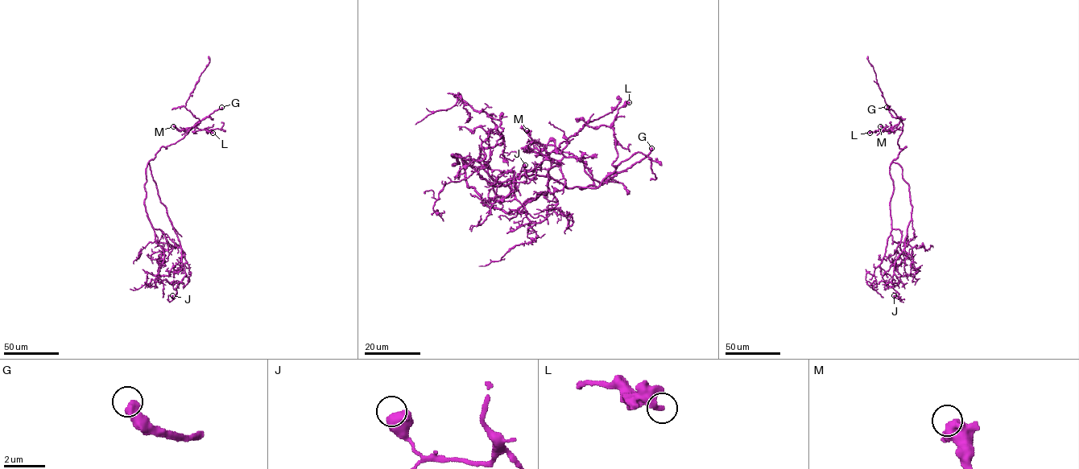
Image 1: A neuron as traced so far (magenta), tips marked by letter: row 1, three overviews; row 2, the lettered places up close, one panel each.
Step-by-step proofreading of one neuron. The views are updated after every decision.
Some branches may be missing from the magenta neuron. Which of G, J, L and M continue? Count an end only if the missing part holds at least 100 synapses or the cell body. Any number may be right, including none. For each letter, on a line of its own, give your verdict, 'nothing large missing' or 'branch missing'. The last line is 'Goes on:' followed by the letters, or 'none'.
G: branch missing
J: nothing large missing
L: nothing large missing
M: nothing large missing
Goes on: G

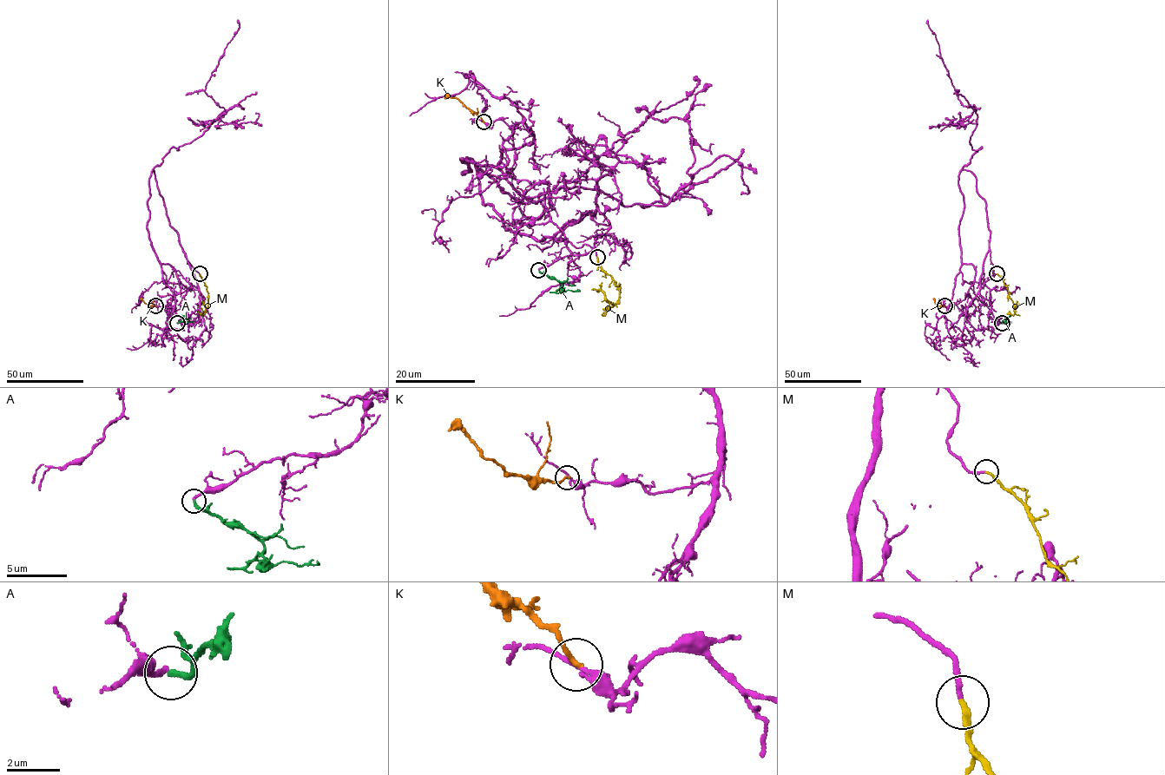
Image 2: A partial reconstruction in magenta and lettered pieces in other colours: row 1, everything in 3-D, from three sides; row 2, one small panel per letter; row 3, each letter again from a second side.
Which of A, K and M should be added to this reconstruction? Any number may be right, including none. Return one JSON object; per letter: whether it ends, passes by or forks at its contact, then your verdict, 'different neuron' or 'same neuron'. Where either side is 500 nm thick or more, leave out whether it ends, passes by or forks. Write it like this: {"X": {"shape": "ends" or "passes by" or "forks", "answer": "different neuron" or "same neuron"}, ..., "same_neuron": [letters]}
{"A": {"shape": "ends", "answer": "different neuron"}, "K": {"shape": "ends", "answer": "different neuron"}, "M": {"shape": "ends", "answer": "same neuron"}, "same_neuron": ["M"]}

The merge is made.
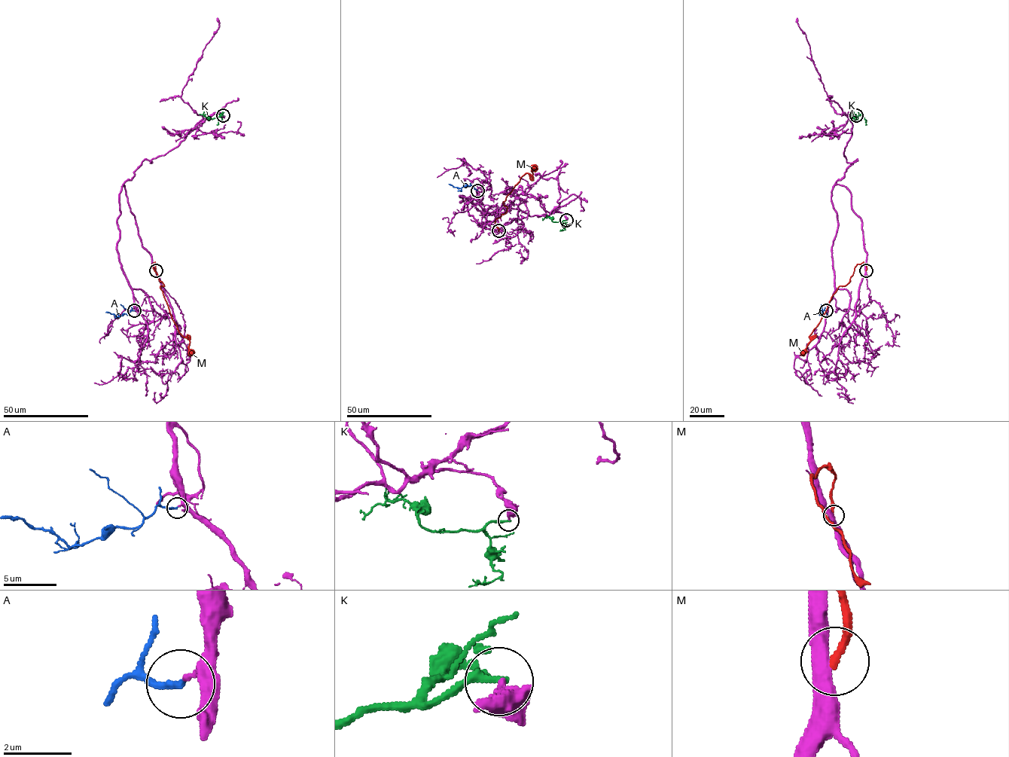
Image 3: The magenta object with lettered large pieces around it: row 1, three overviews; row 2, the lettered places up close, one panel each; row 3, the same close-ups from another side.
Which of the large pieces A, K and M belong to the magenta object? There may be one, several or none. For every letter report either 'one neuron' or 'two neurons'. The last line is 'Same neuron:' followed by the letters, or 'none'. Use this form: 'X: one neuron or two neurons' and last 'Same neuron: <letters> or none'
A: one neuron
K: two neurons
M: two neurons
Same neuron: A

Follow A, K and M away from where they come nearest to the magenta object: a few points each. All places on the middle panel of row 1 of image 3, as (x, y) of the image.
A: (477, 190), (471, 185), (459, 188), (449, 184)
K: (566, 220), (553, 222), (550, 217), (542, 218)
M: (498, 230), (495, 219), (507, 211), (503, 202), (521, 177), (526, 173), (532, 174), (531, 166), (534, 166)

